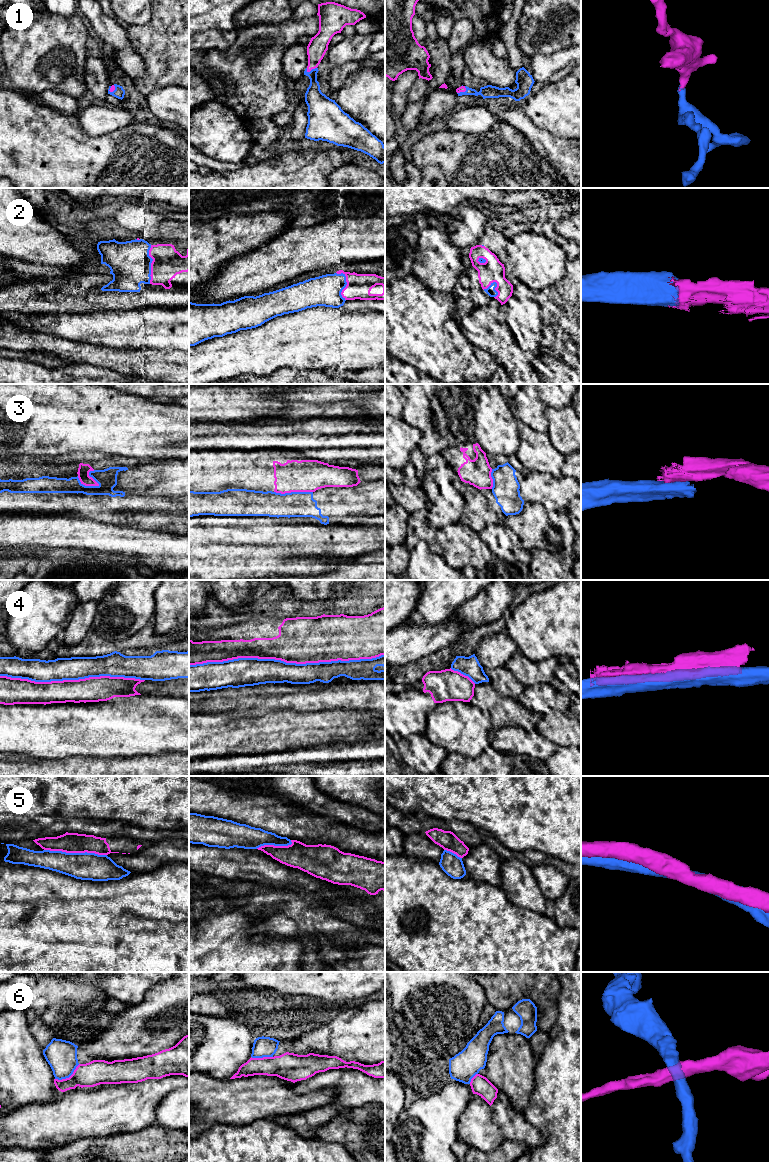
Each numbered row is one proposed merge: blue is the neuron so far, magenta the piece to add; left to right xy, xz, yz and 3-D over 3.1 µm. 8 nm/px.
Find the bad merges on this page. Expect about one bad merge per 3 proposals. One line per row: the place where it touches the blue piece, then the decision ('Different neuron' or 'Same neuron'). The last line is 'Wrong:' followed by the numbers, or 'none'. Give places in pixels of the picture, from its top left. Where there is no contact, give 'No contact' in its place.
1: Touches blue at xz (312, 69). Same neuron
2: Touches blue at xy (150, 264). Same neuron
3: Touches blue at xy (87, 486). Different neuron
4: Touches blue at xz (286, 663). Different neuron
5: Touches blue at xy (75, 853). Different neuron
6: Touches blue at xy (68, 1077). Different neuron
Wrong: 3, 4, 5, 6

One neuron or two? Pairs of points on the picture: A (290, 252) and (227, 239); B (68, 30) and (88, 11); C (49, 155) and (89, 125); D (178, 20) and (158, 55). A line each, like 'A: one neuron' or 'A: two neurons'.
A: two neurons
B: two neurons
C: two neurons
D: one neuron

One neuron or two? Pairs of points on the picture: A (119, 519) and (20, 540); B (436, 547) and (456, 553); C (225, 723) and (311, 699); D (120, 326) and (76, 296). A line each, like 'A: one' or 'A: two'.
A: two
B: two
C: two
D: two

